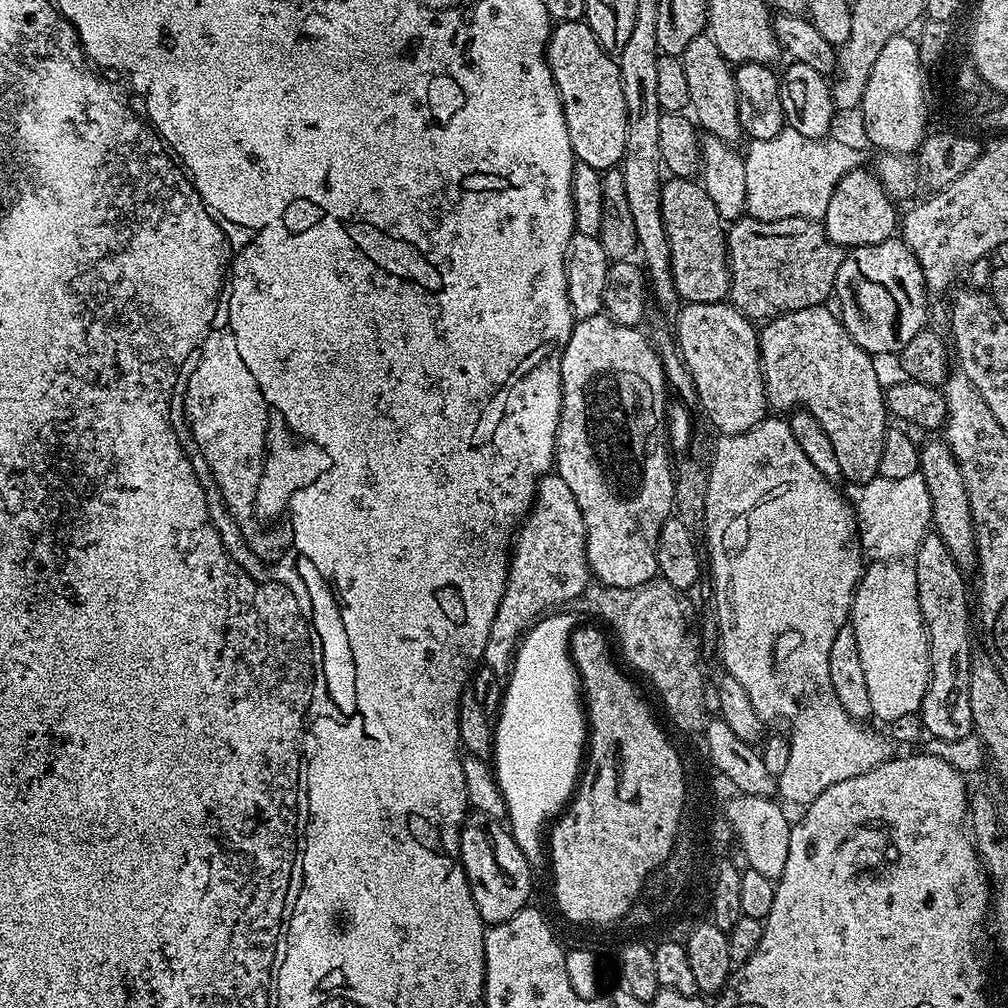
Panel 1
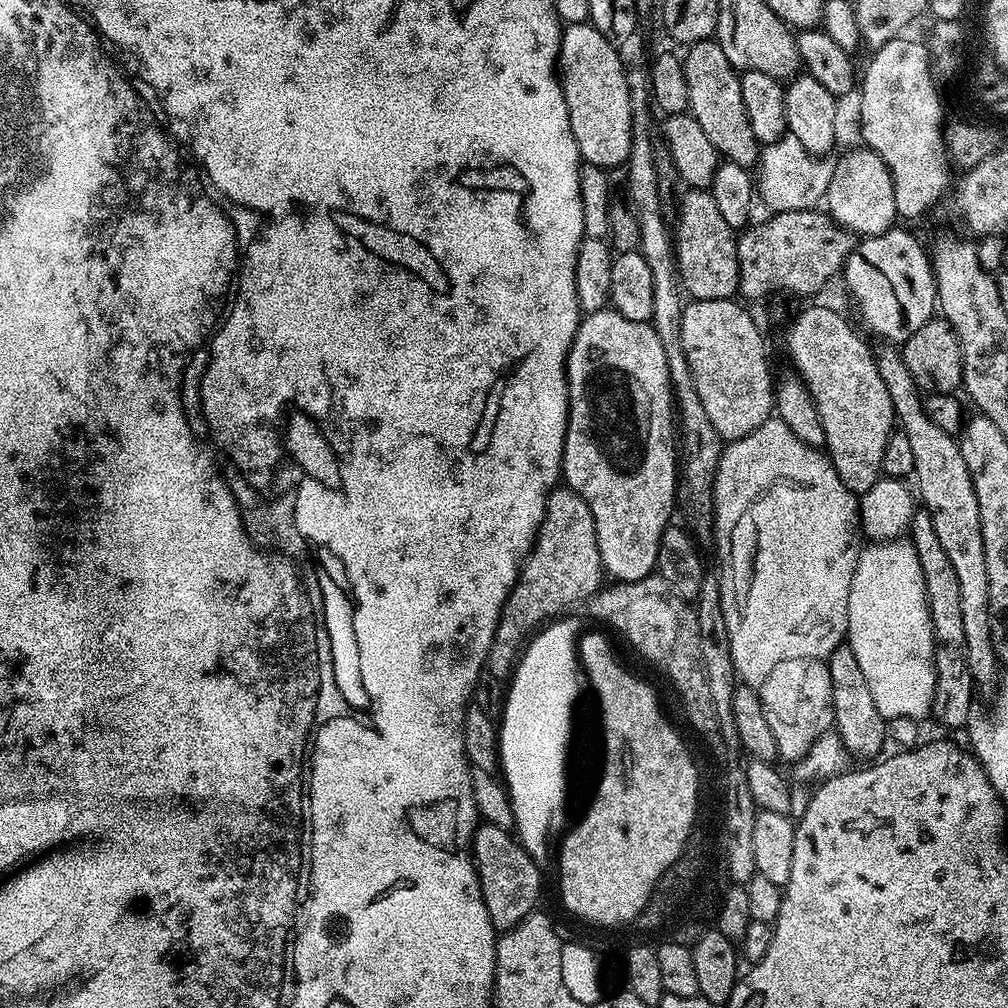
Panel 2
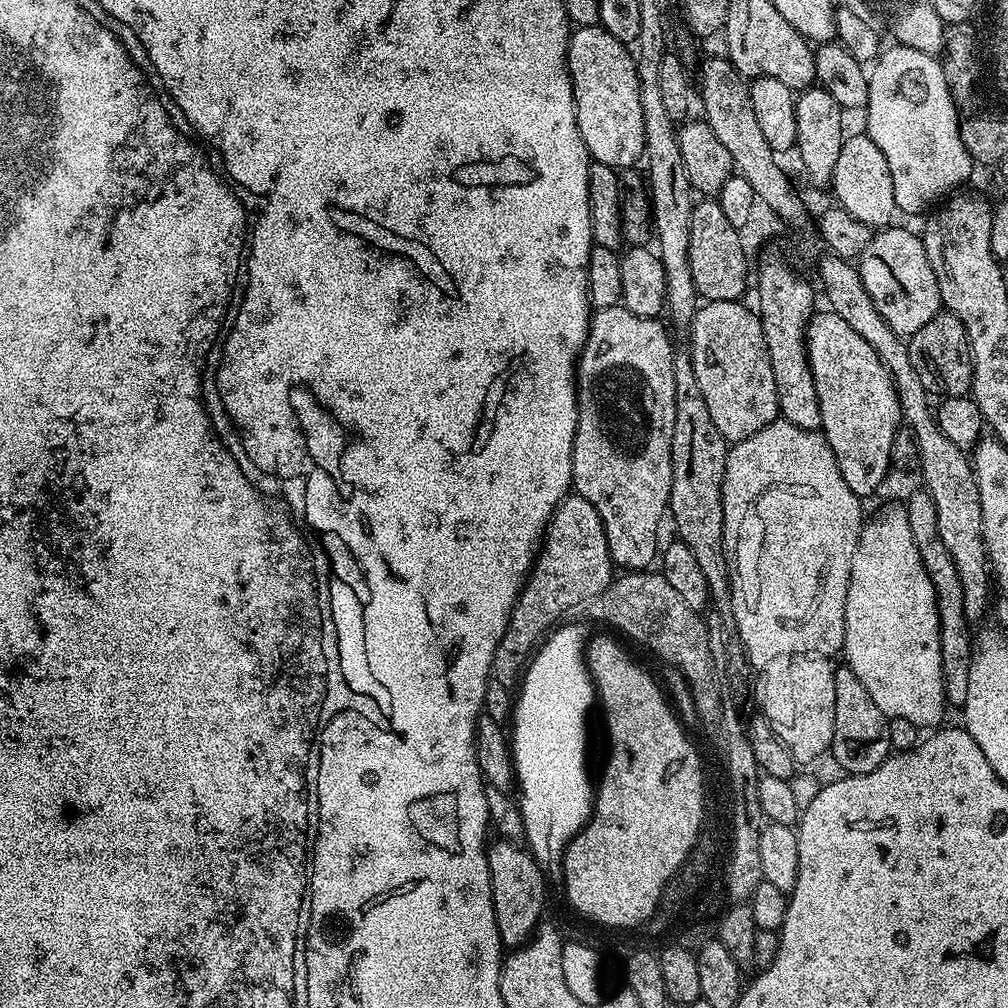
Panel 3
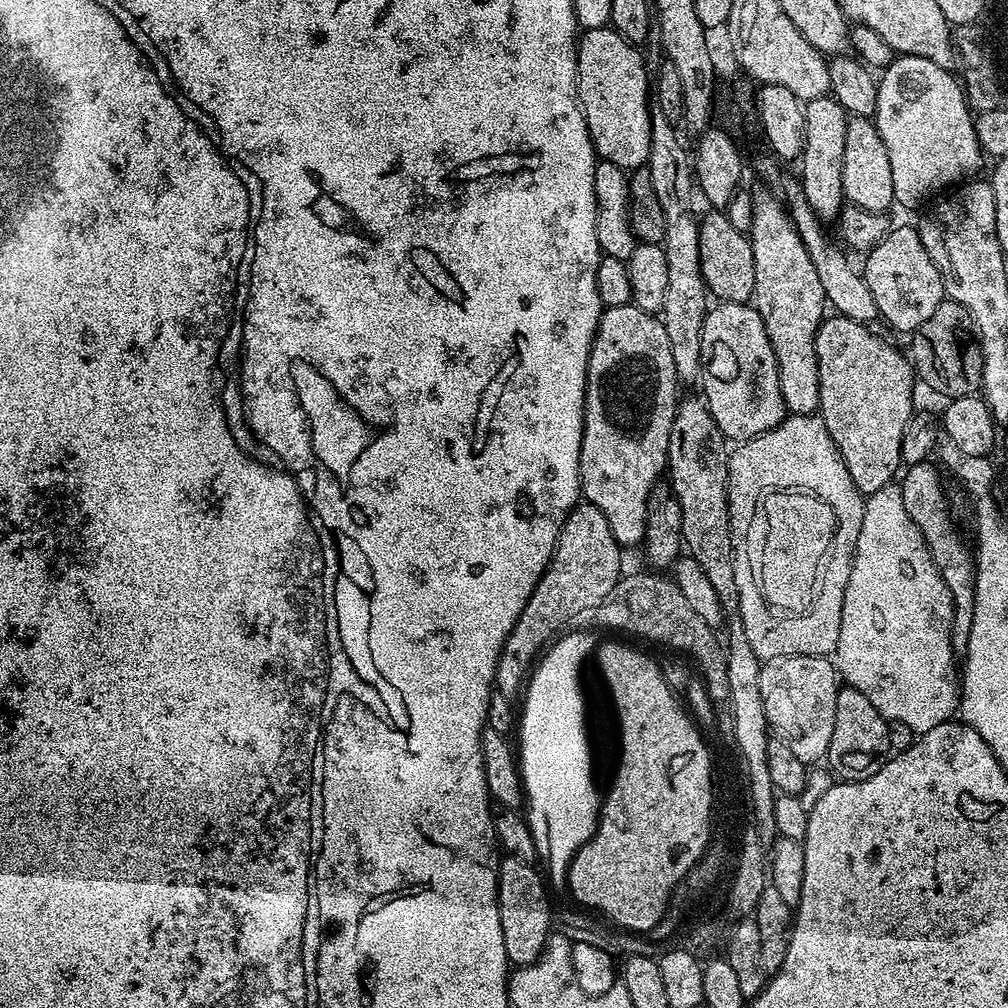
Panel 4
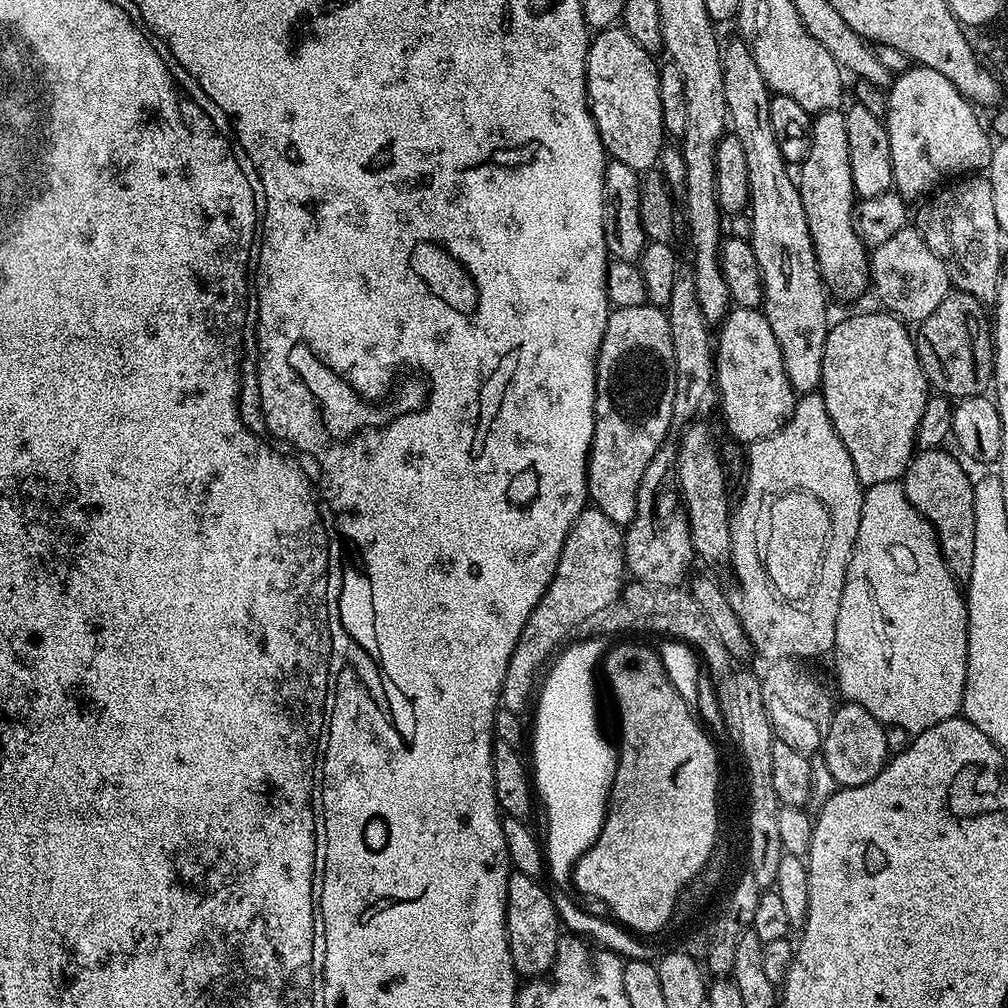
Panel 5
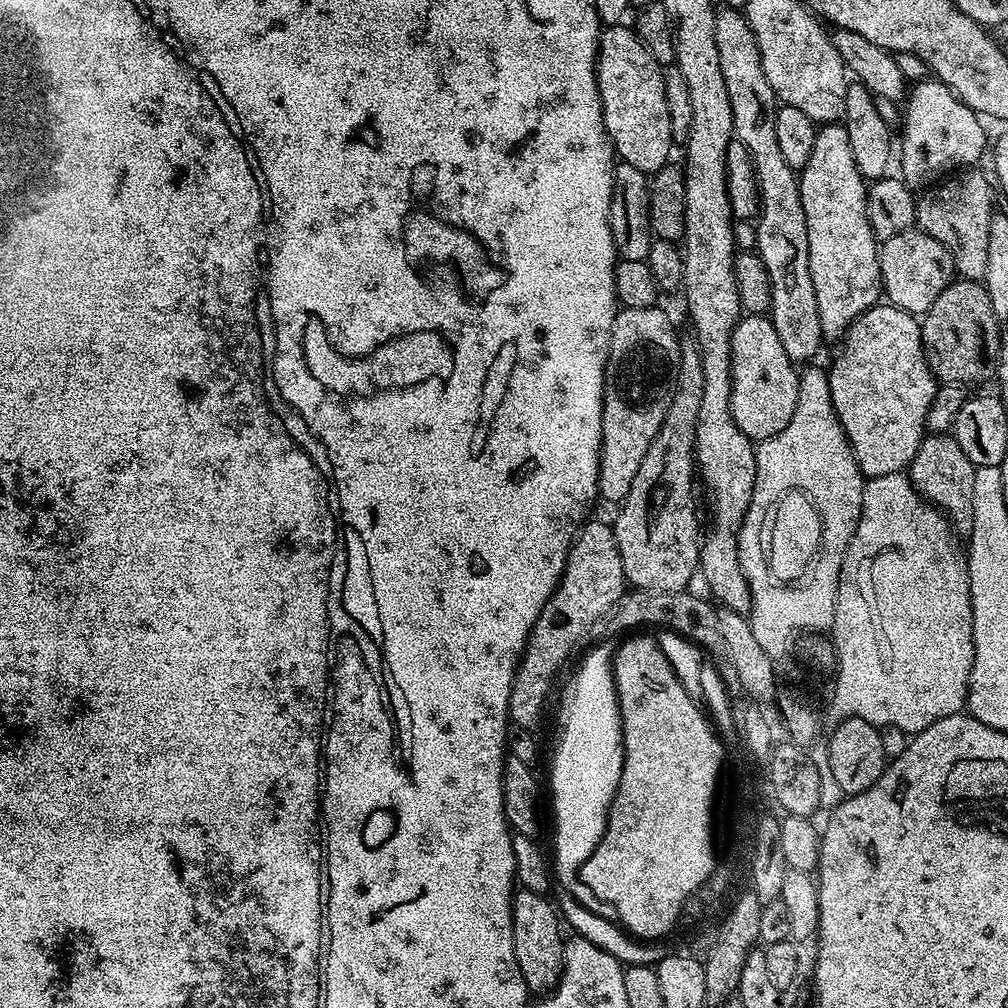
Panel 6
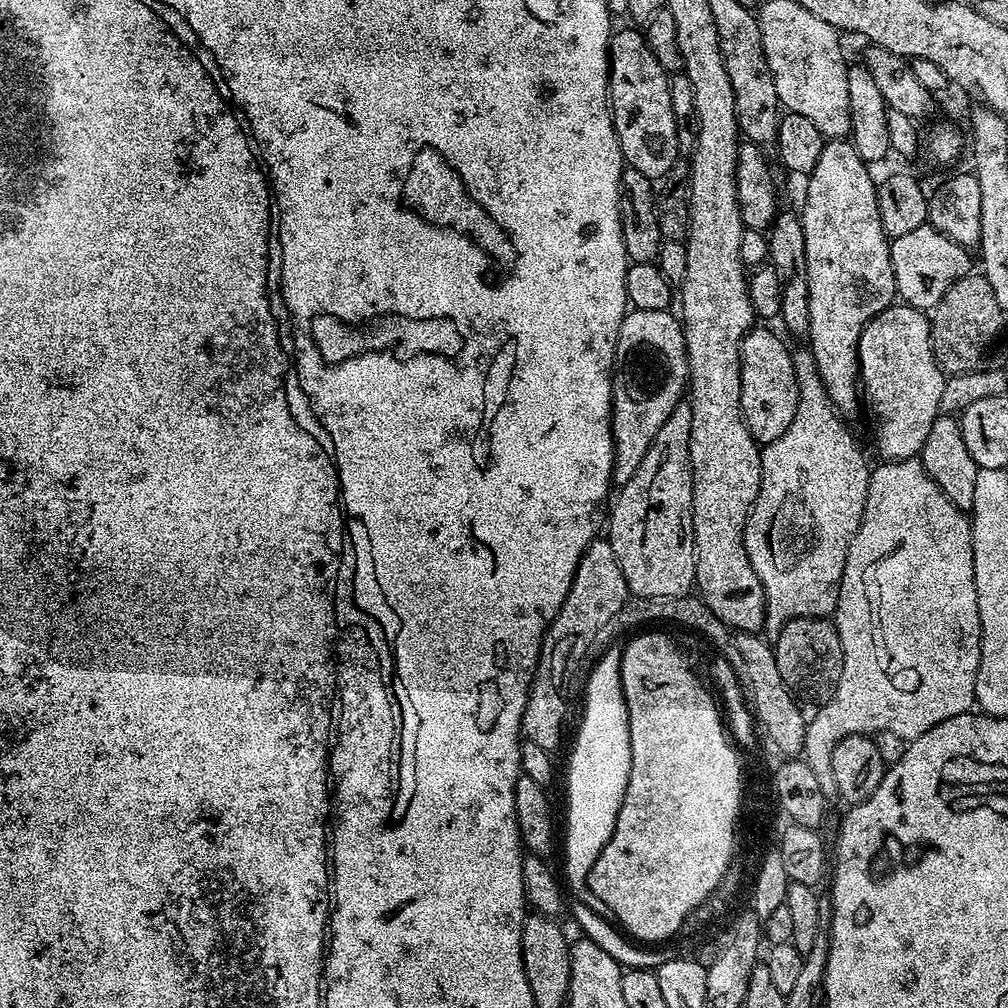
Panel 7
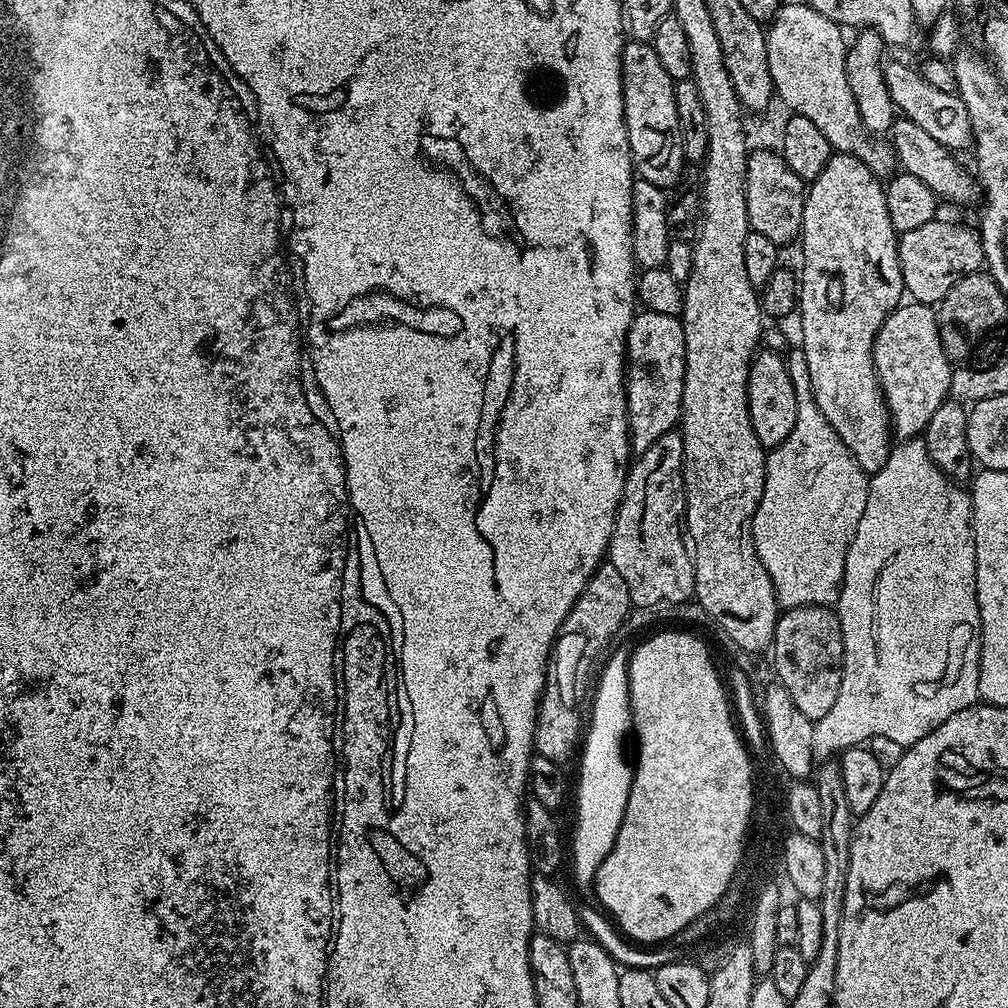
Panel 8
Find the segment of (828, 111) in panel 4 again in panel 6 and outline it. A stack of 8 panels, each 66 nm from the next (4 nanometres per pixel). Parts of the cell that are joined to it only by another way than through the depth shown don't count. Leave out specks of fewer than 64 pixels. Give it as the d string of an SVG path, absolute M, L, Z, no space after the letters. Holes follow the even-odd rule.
M843 123L825 124L814 138L810 162L799 173L802 210L806 214L806 234L810 246L810 278L814 278L814 294L818 298L818 318L829 341L839 341L856 317L881 299L880 250L868 221L868 184L854 162L850 150L850 134Z

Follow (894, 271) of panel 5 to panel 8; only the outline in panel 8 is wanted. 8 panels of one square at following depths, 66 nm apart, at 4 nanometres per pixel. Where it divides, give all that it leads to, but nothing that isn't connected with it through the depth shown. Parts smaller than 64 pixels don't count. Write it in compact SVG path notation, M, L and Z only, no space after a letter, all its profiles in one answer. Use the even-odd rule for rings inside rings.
M943 218L926 222L926 226L918 226L918 230L899 233L898 243L905 293L921 304L939 305L954 282L985 267L979 231L964 224L951 224Z

